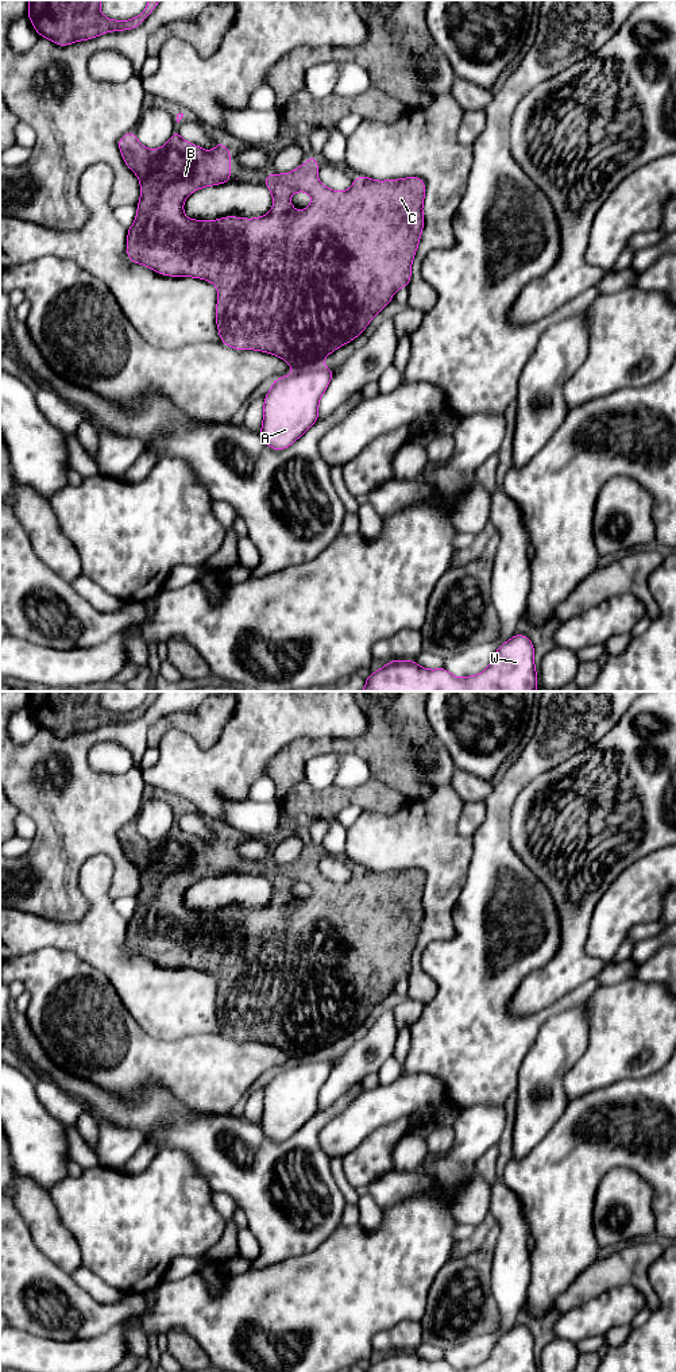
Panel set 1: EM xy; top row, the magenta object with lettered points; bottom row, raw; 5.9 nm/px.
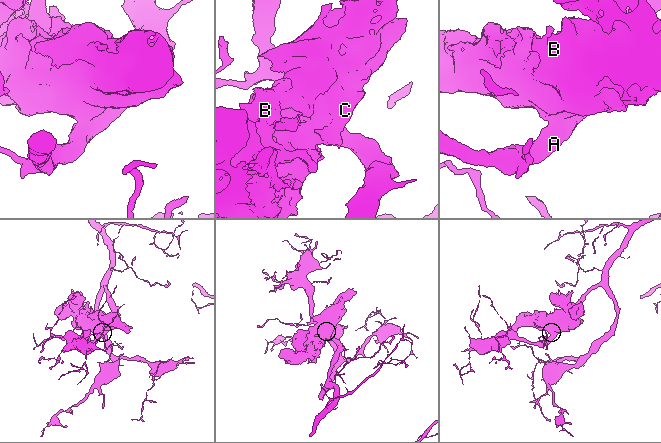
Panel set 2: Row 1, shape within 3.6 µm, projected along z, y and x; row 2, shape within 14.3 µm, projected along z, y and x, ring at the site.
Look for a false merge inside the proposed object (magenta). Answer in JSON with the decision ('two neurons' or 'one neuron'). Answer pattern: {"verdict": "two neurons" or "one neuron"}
{"verdict": "two neurons"}

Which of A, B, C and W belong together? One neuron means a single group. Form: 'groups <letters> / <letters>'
groups A W / B C

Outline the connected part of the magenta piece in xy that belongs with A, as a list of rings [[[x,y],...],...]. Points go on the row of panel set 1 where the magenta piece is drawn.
[[[314,362],[274,379],[263,398],[260,435],[266,446],[285,450],[318,420],[318,401],[333,374],[322,363]]]

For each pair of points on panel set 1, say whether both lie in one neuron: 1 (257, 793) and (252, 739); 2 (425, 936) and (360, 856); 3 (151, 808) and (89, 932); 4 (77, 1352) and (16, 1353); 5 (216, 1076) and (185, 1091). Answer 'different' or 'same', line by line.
1: different
2: same
3: different
4: same
5: same

